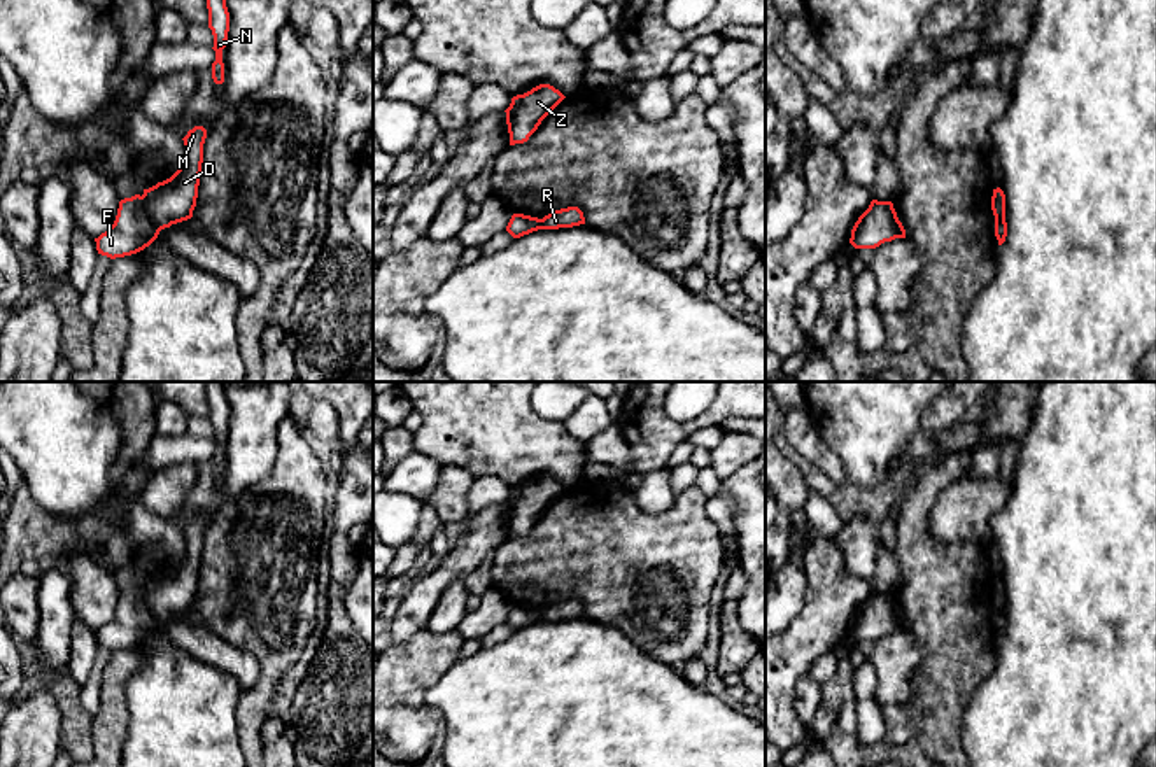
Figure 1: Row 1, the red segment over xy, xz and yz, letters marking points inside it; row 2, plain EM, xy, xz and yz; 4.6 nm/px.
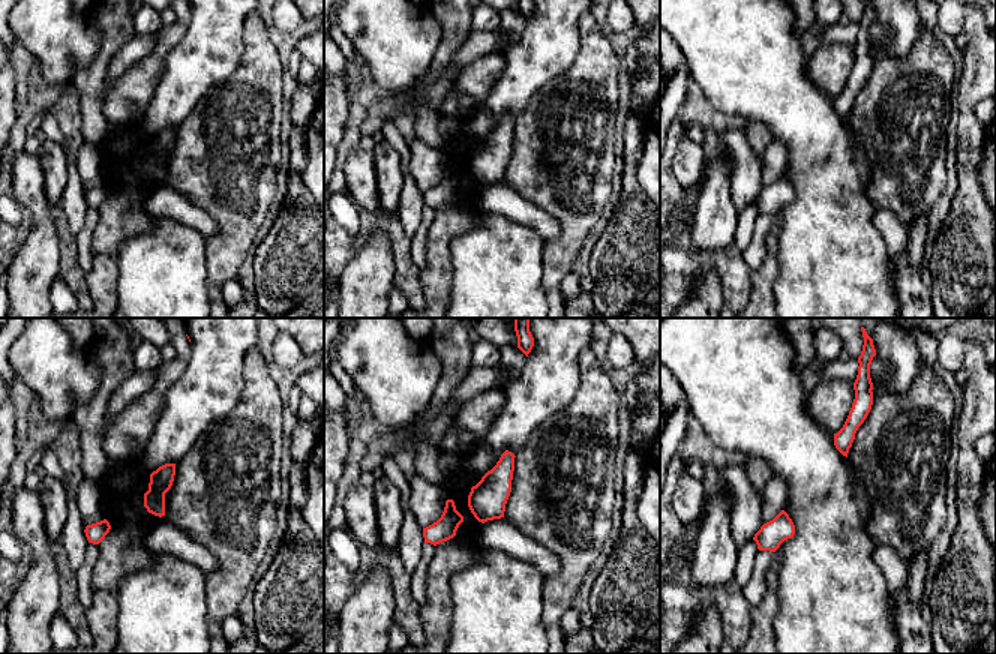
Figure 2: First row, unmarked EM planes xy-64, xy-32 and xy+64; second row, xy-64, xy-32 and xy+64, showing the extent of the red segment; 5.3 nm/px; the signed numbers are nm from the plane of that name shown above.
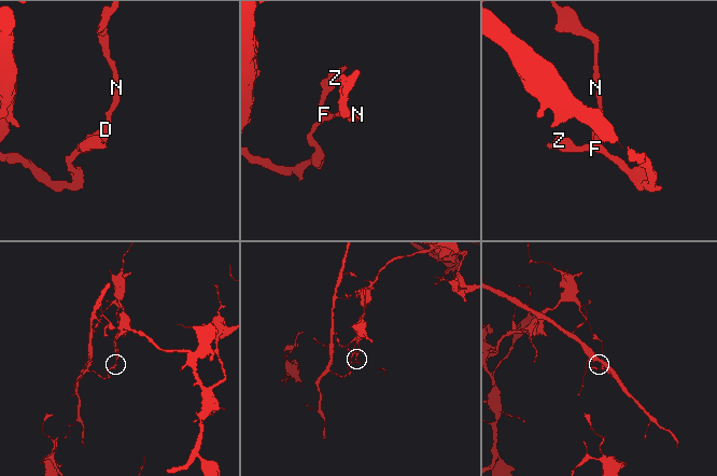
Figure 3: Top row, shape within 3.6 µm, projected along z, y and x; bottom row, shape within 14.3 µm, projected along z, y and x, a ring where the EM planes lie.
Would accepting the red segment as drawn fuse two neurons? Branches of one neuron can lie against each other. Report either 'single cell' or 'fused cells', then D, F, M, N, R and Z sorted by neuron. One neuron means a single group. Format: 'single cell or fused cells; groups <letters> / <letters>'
fused cells; groups D M N R / F Z

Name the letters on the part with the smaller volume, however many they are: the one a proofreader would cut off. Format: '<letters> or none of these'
F, Z

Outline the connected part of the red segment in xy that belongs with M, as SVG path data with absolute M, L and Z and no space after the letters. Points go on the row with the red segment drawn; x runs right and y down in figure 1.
M203 126L189 130L182 138L186 145L184 165L170 179L144 189L144 207L159 231L193 217L205 138L207 130Z

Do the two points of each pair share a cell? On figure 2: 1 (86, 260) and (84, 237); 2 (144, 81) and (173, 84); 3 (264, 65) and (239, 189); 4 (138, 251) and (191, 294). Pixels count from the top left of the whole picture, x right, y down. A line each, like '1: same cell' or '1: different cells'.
1: same cell
2: different cells
3: same cell
4: same cell

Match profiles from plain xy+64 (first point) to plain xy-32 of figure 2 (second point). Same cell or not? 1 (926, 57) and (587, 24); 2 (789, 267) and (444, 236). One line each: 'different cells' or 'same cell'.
1: same cell
2: different cells

